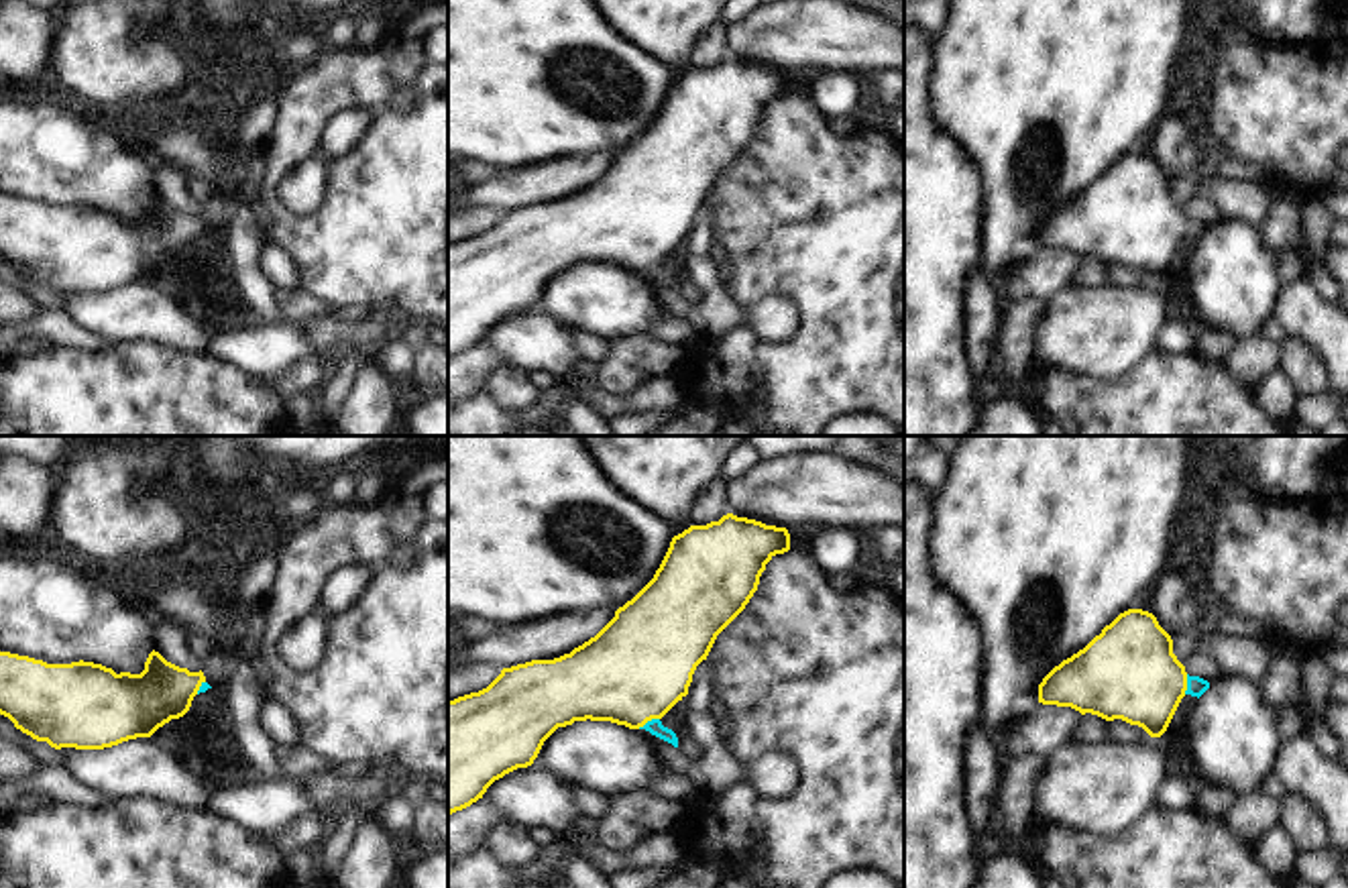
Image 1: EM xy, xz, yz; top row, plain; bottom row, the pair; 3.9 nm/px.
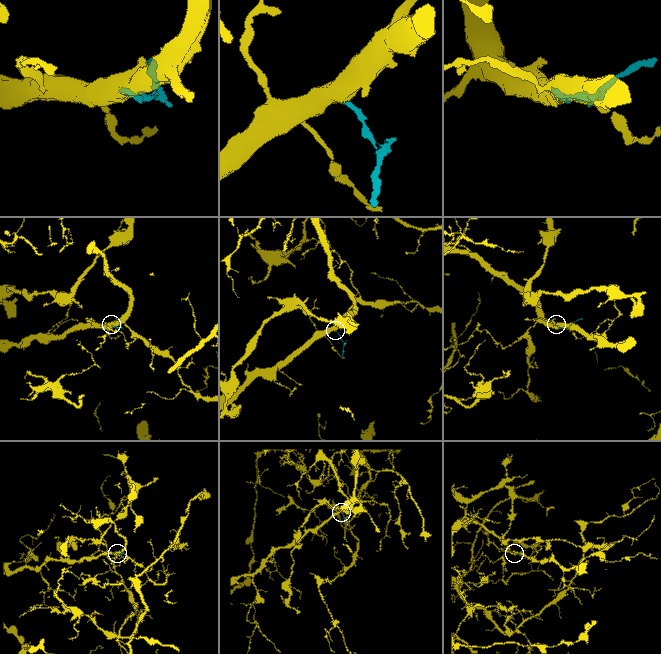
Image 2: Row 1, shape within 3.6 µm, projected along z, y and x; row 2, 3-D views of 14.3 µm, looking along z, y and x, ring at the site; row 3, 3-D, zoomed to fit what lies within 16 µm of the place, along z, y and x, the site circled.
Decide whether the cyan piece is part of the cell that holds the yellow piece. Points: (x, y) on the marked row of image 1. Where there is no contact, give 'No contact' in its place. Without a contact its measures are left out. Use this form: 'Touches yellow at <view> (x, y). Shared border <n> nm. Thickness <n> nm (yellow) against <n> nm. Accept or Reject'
Touches yellow at xz (648, 719). Shared border 100 nm. Thickness 420 nm (yellow) against 60 nm. Accept

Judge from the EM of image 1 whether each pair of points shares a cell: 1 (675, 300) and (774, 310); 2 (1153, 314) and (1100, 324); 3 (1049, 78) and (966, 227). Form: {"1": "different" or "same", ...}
{"1": "same", "2": "same", "3": "different"}

